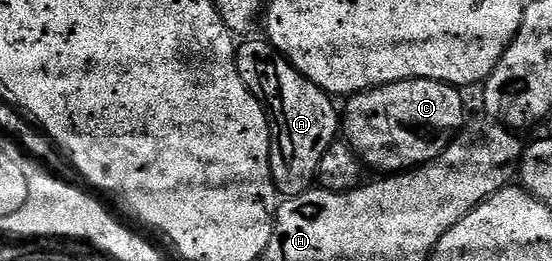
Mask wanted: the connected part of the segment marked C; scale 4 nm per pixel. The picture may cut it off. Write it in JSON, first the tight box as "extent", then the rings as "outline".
{"extent":[340,79,467,173],"outline":[[[405,79],[399,83],[389,83],[383,87],[374,87],[371,91],[362,91],[360,94],[349,96],[345,100],[346,111],[344,107],[340,115],[340,131],[344,136],[345,142],[349,143],[350,147],[357,153],[359,159],[362,160],[367,168],[375,167],[376,170],[382,171],[378,173],[401,173],[408,171],[415,167],[420,167],[424,163],[432,162],[449,143],[454,142],[458,138],[460,132],[467,126],[467,124],[465,125],[466,103],[462,100],[462,95],[463,92],[459,88],[453,87],[451,83],[441,83],[440,81],[432,81],[431,79]]]}

